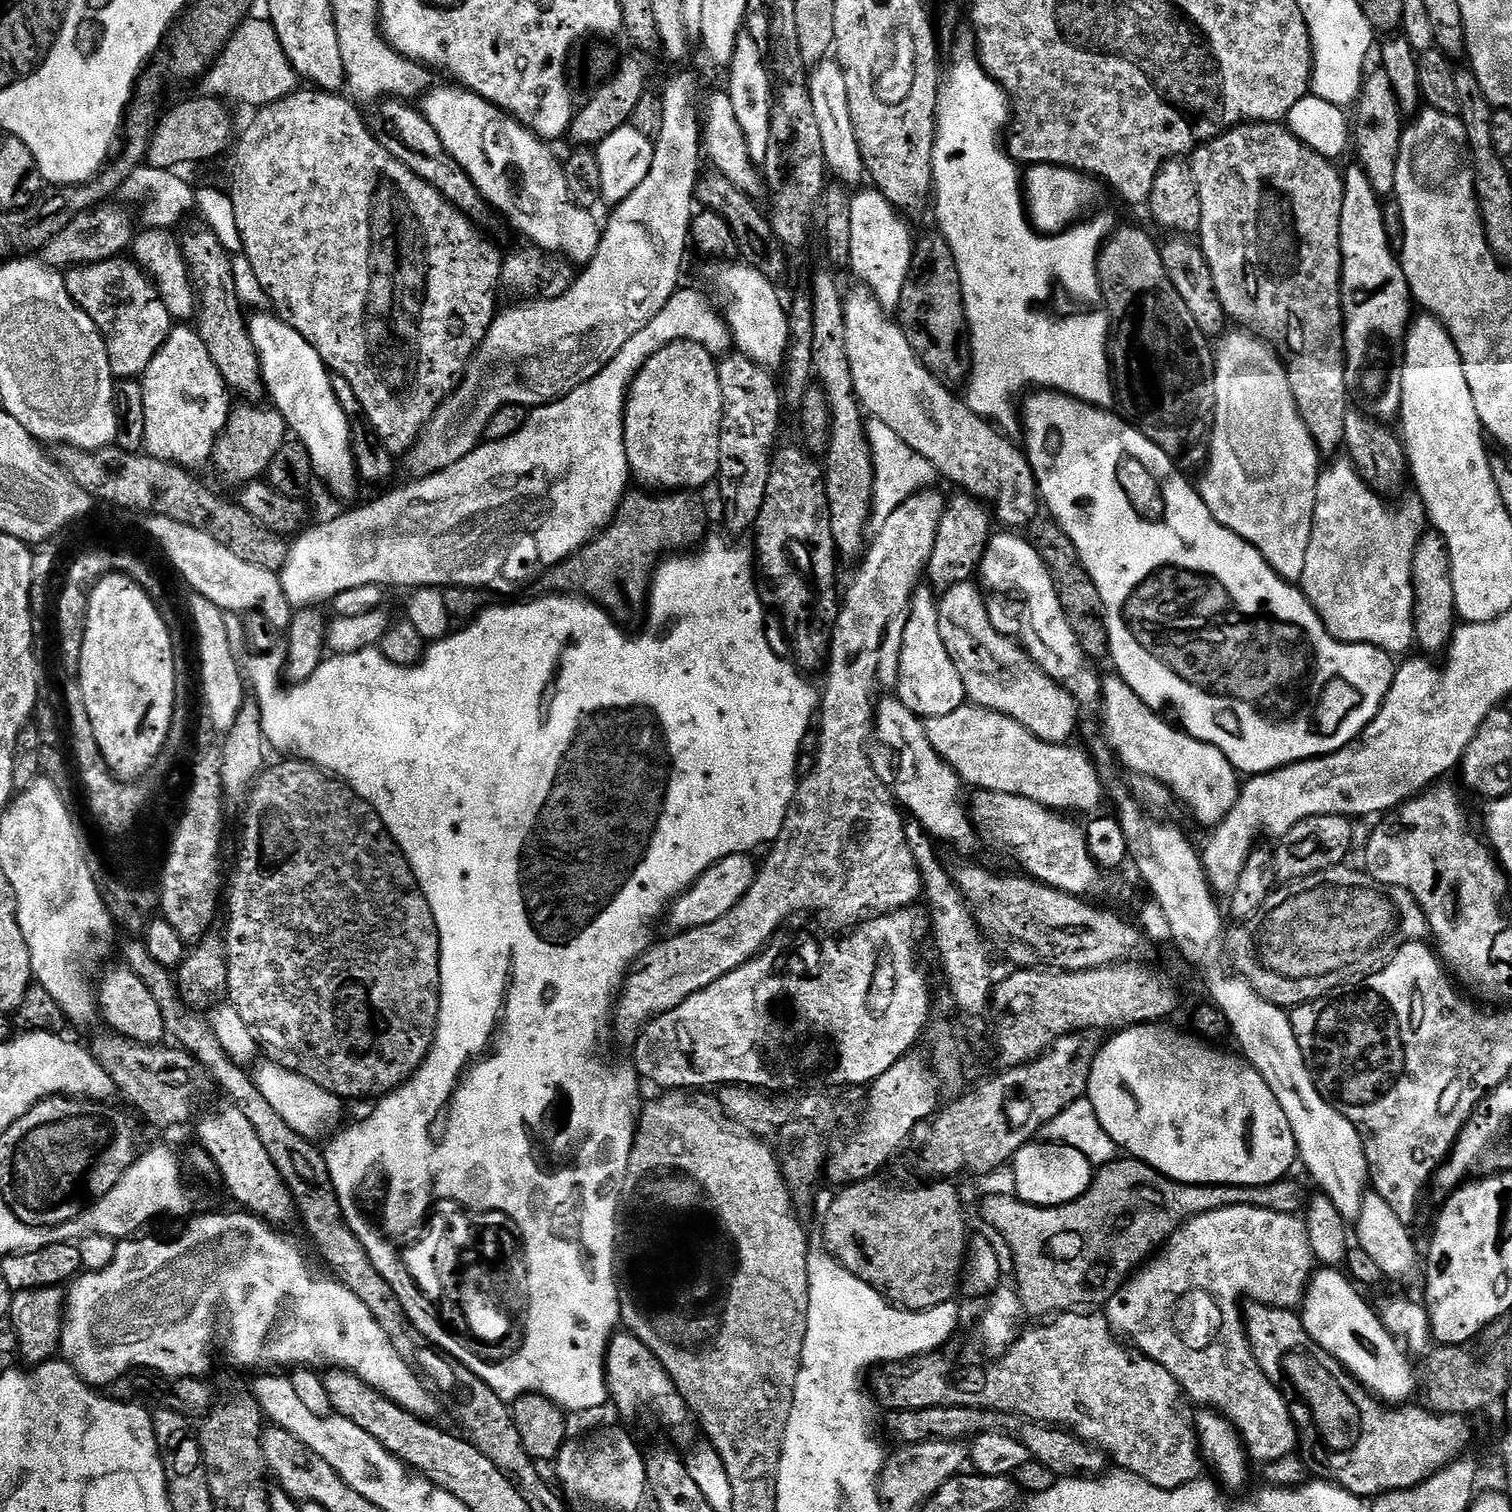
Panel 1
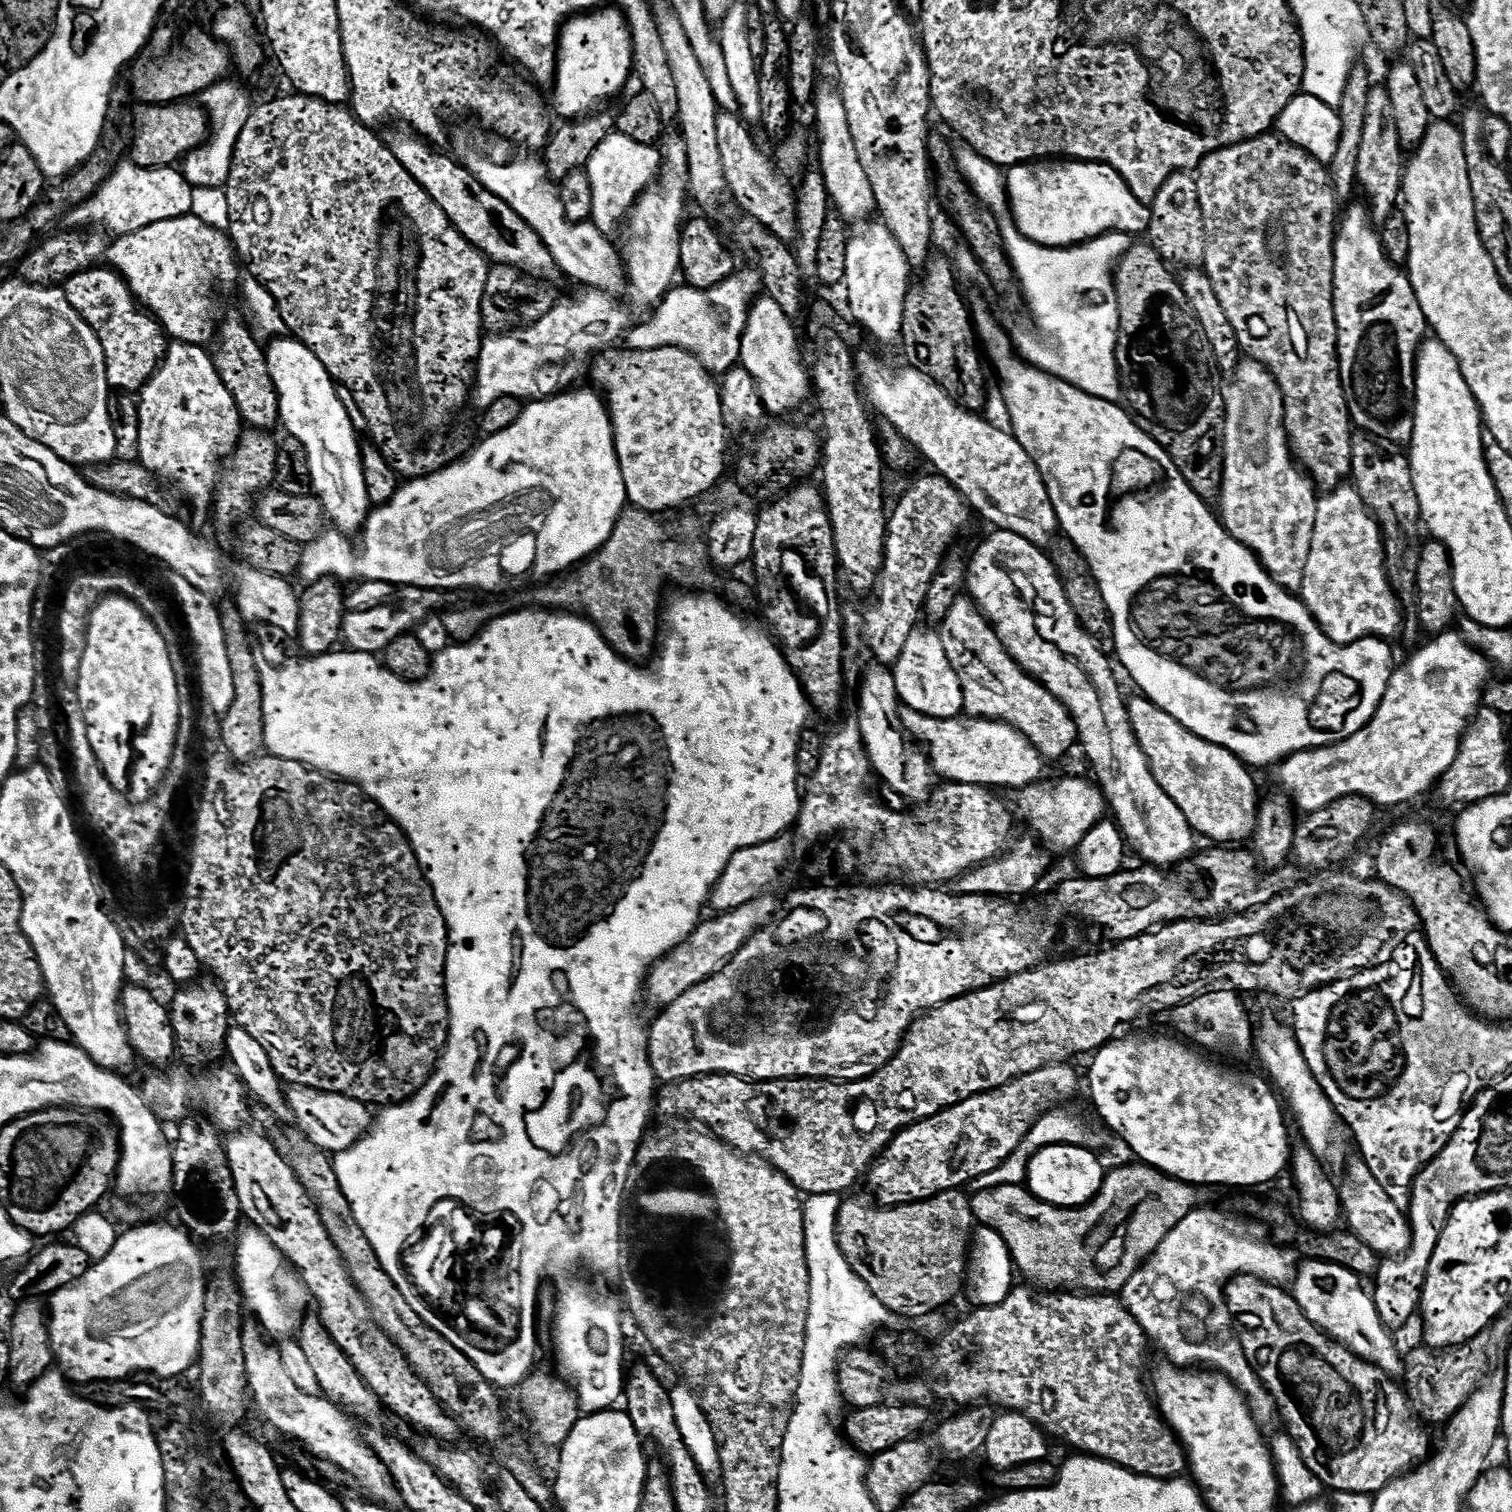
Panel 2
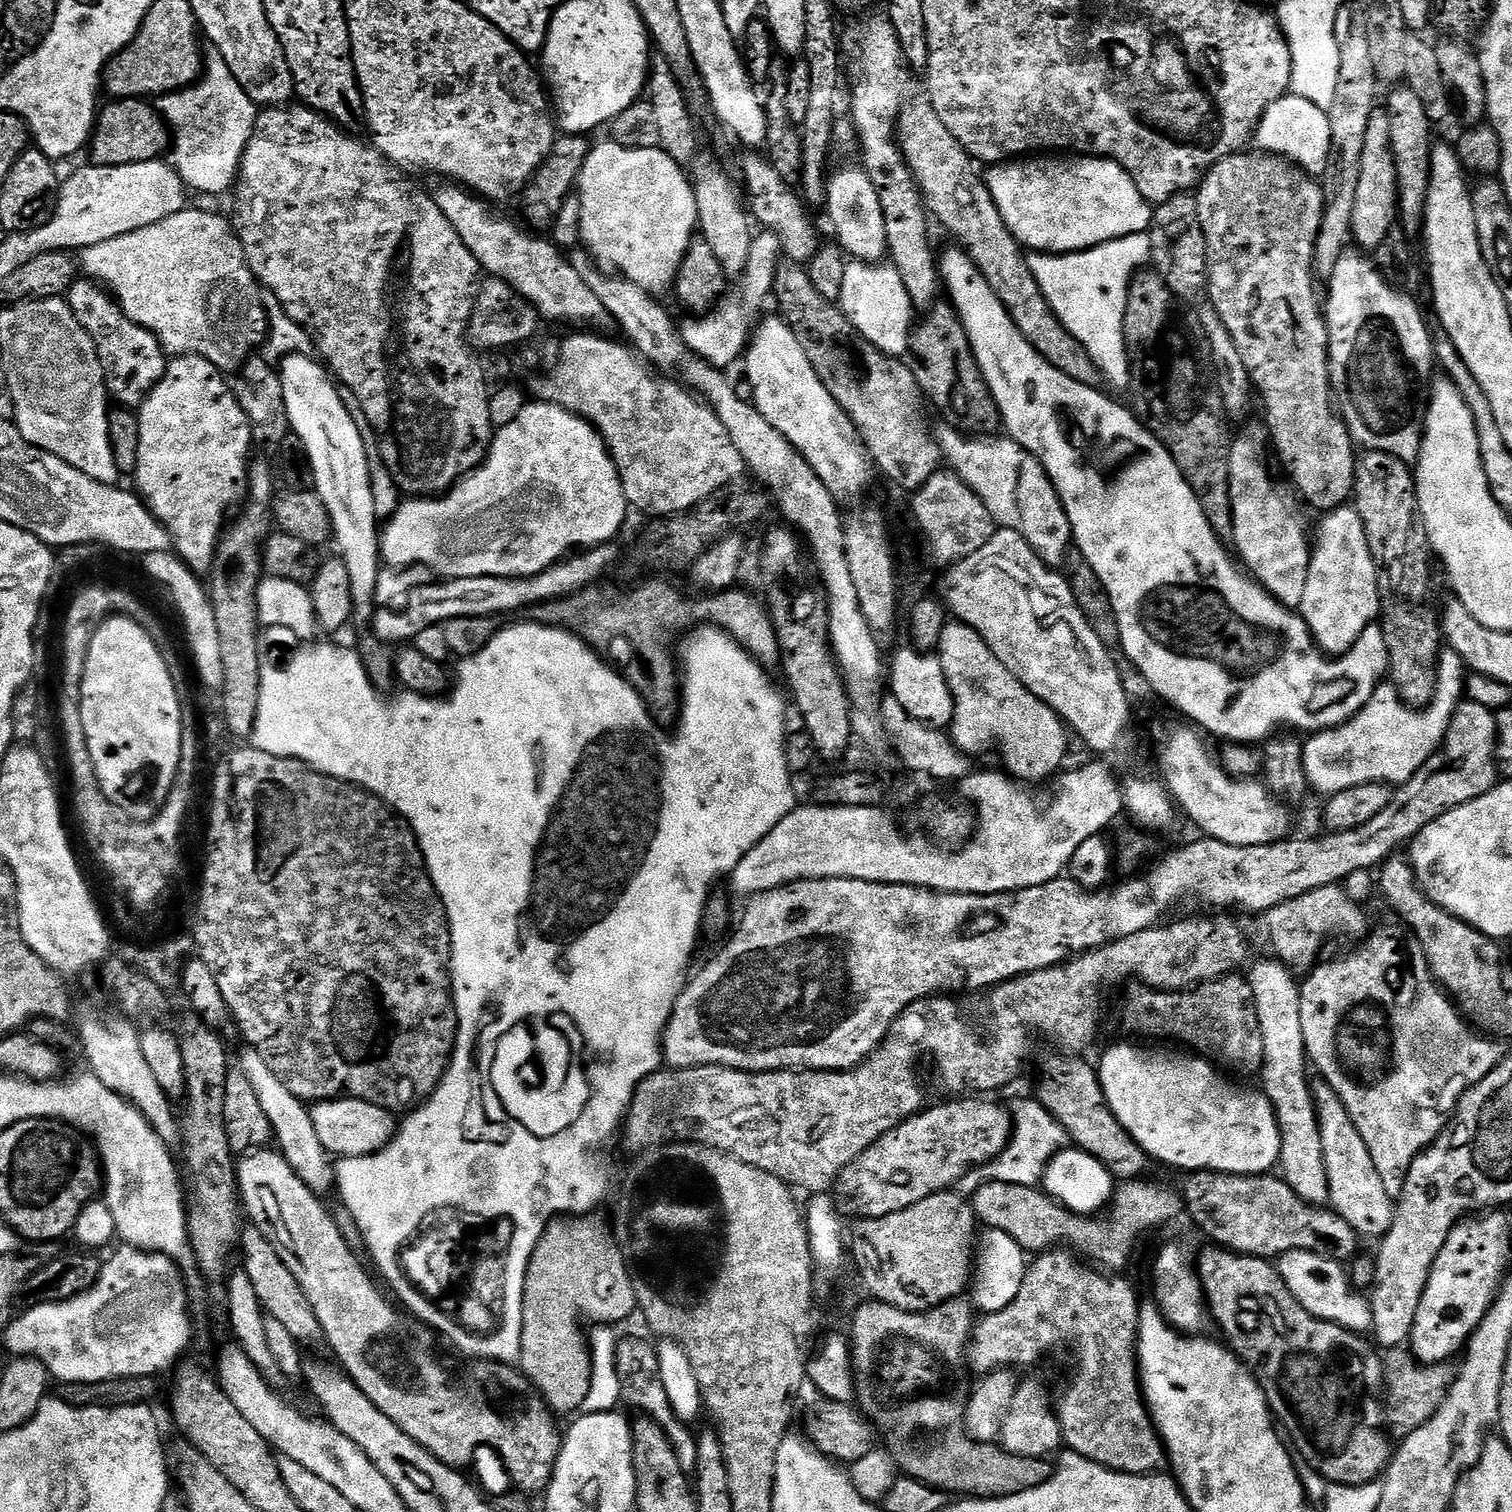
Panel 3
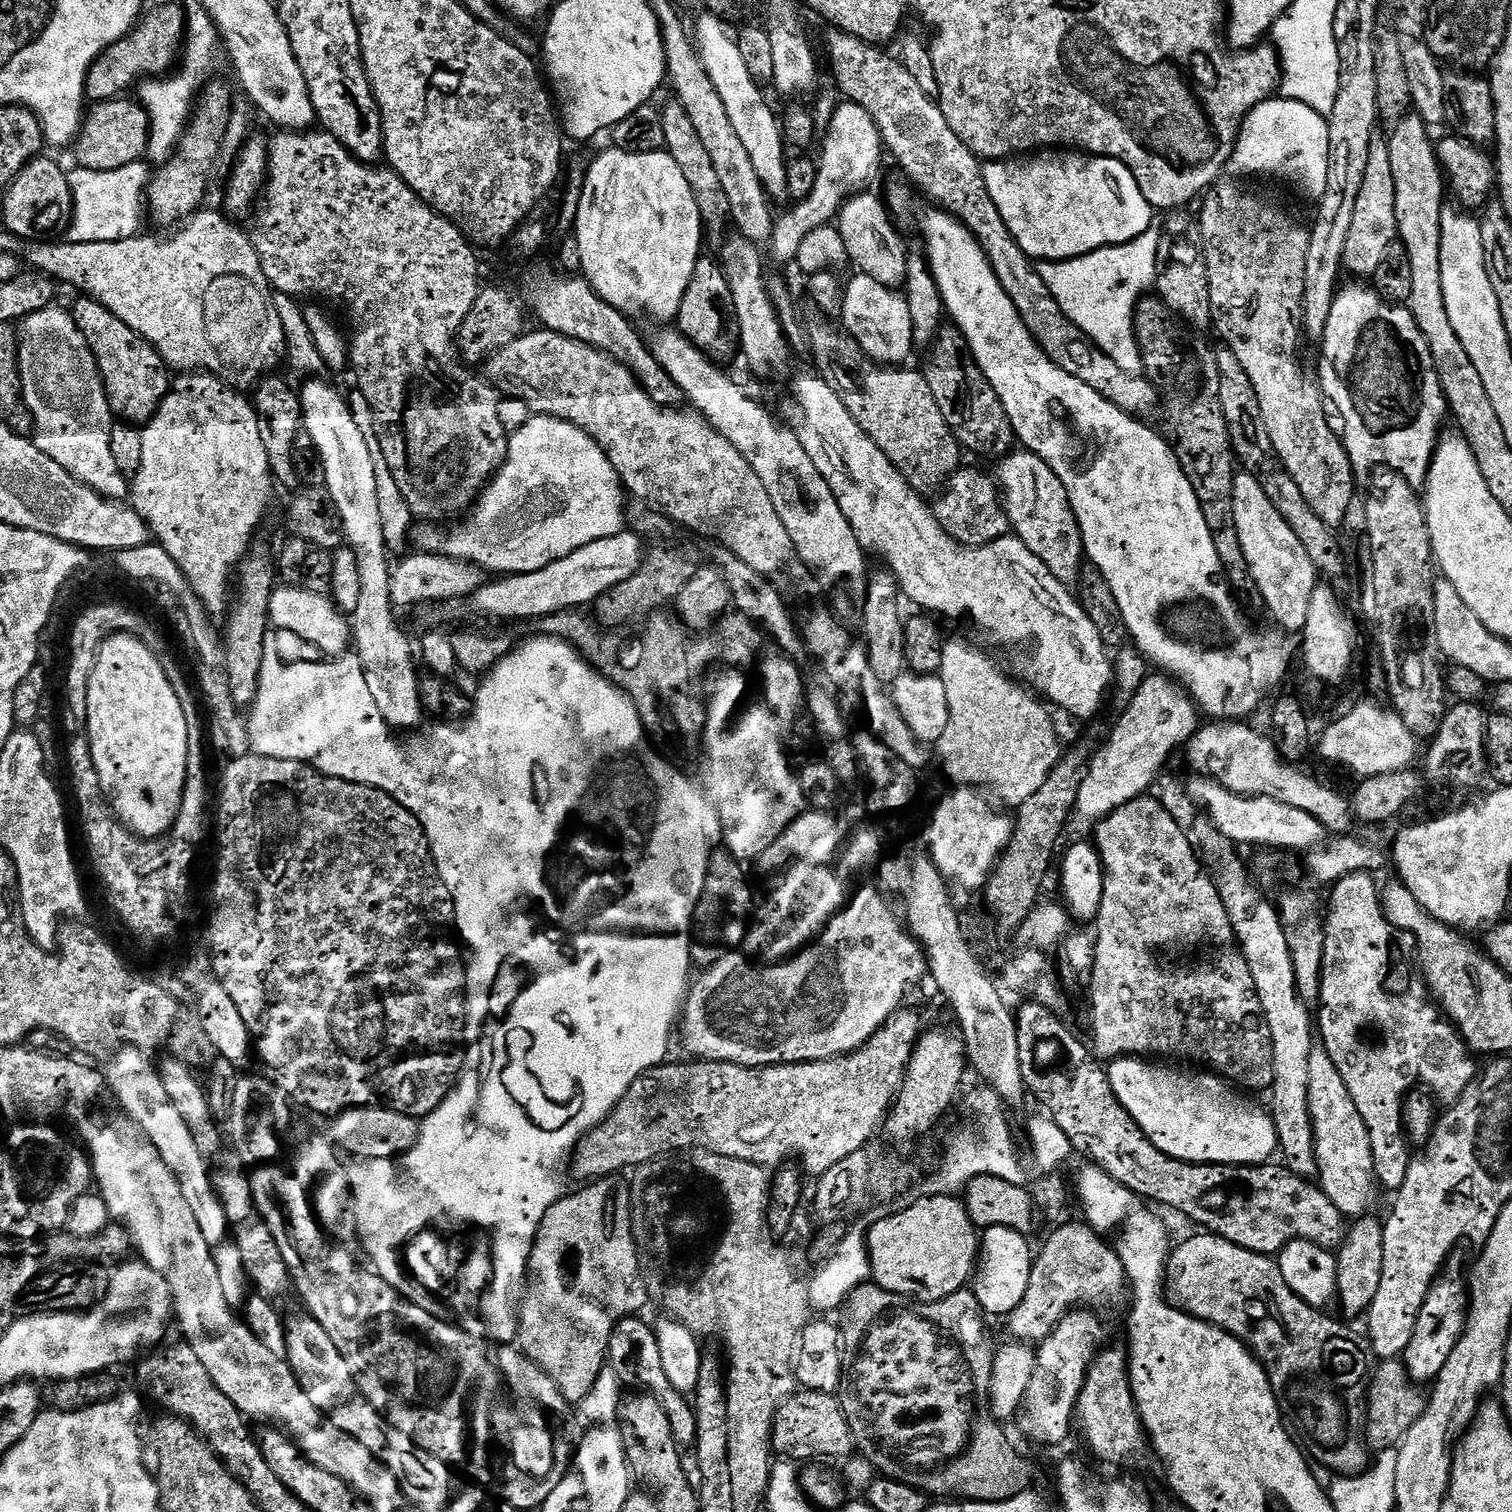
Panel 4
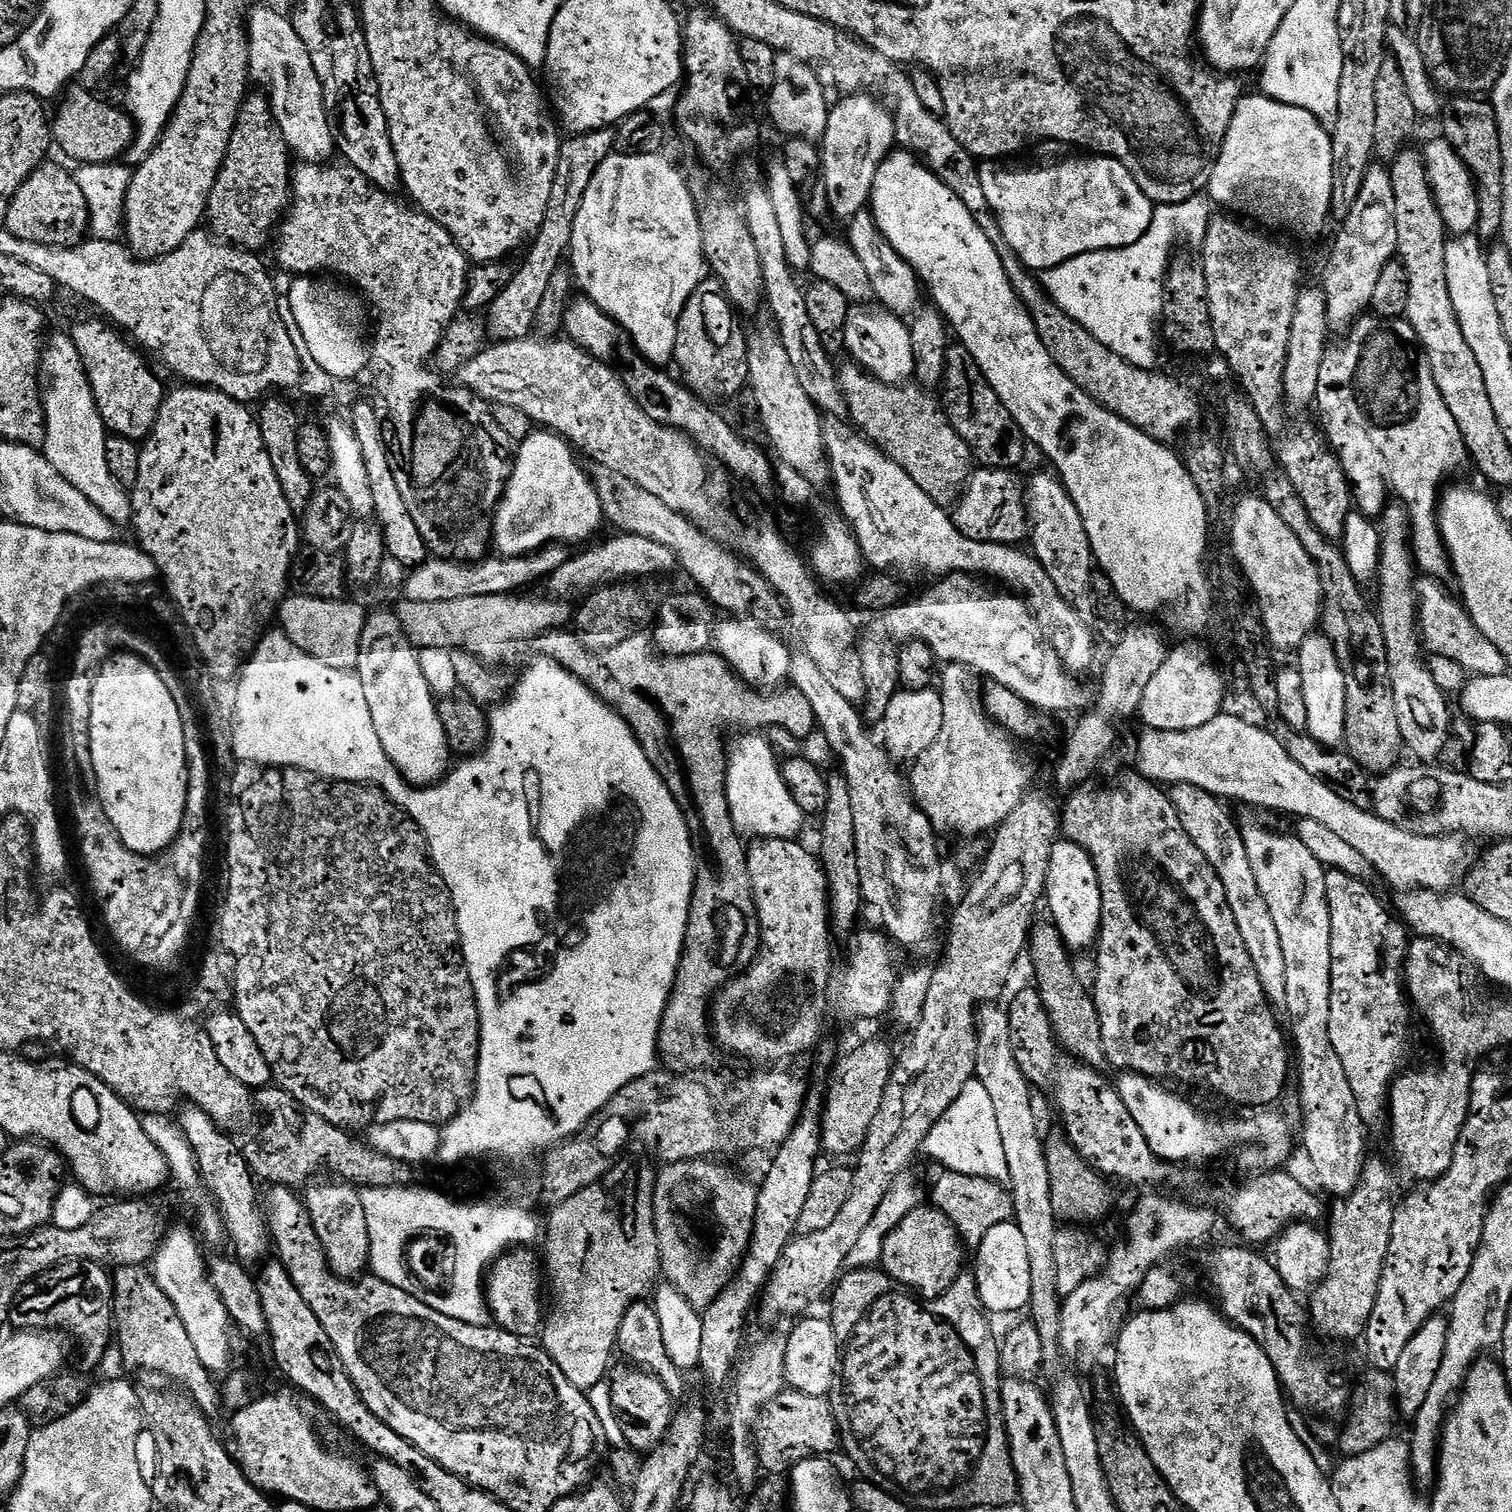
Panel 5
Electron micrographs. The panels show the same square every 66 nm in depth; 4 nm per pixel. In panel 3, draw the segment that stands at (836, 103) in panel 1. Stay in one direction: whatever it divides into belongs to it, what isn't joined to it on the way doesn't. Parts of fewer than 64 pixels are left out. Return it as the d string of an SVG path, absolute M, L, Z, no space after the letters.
M863 167L844 168L841 172L831 173L828 182L828 220L836 231L835 239L853 261L874 264L883 261L888 253L886 218L882 214L882 202L874 182L870 182Z

